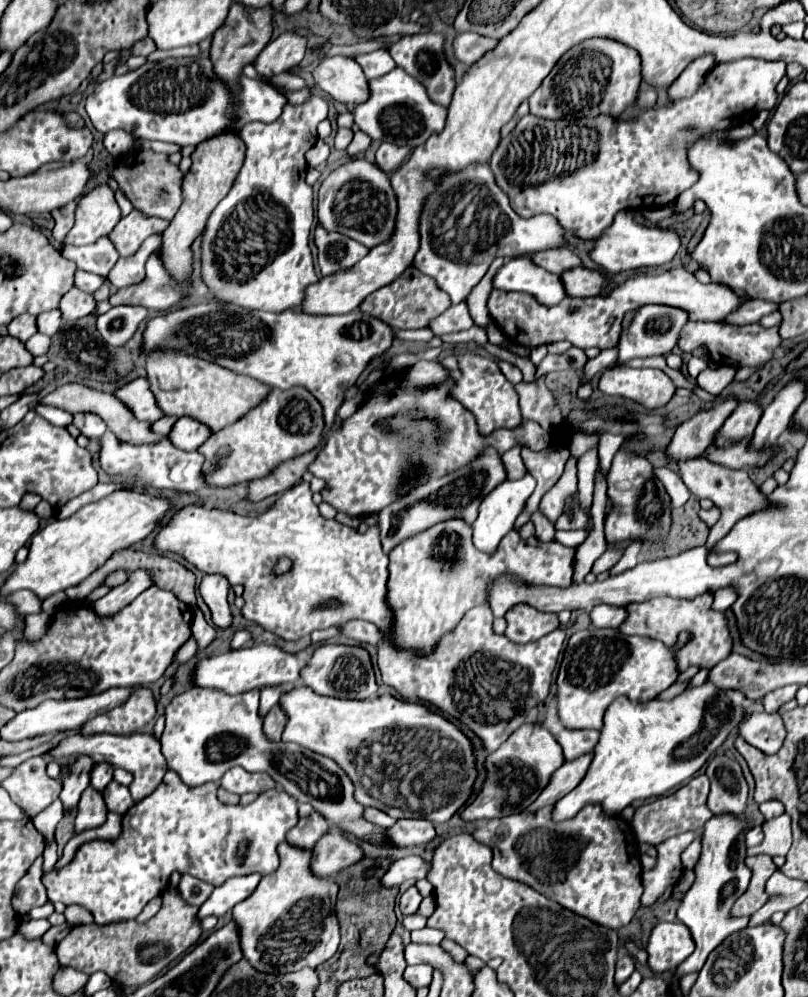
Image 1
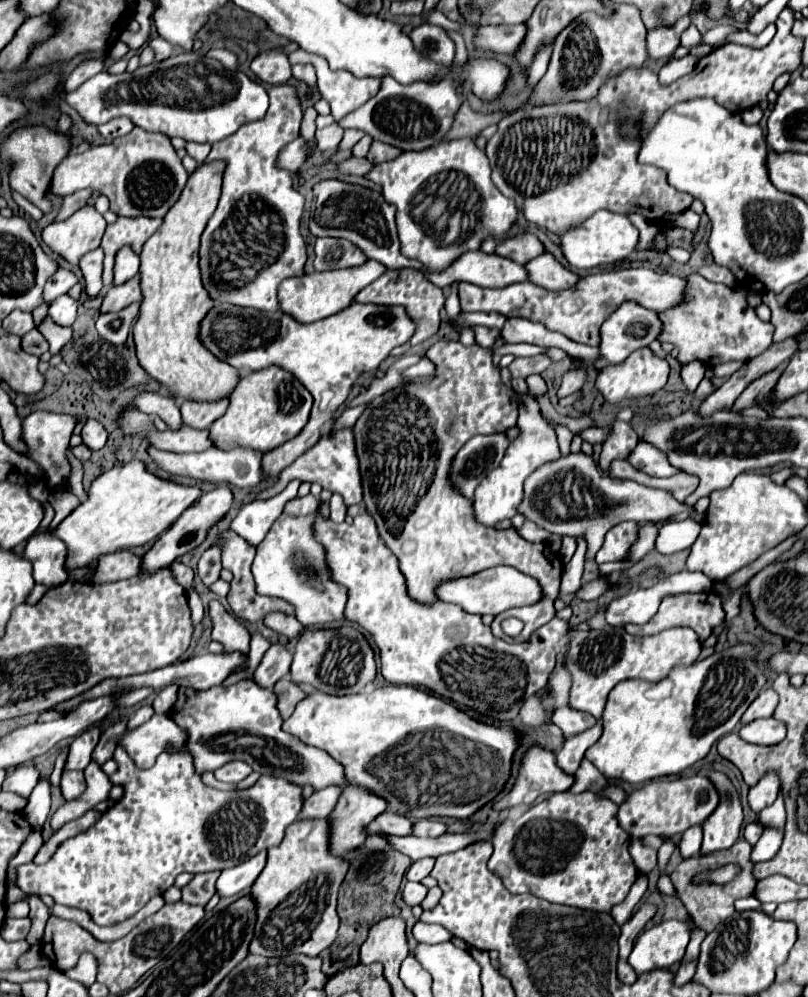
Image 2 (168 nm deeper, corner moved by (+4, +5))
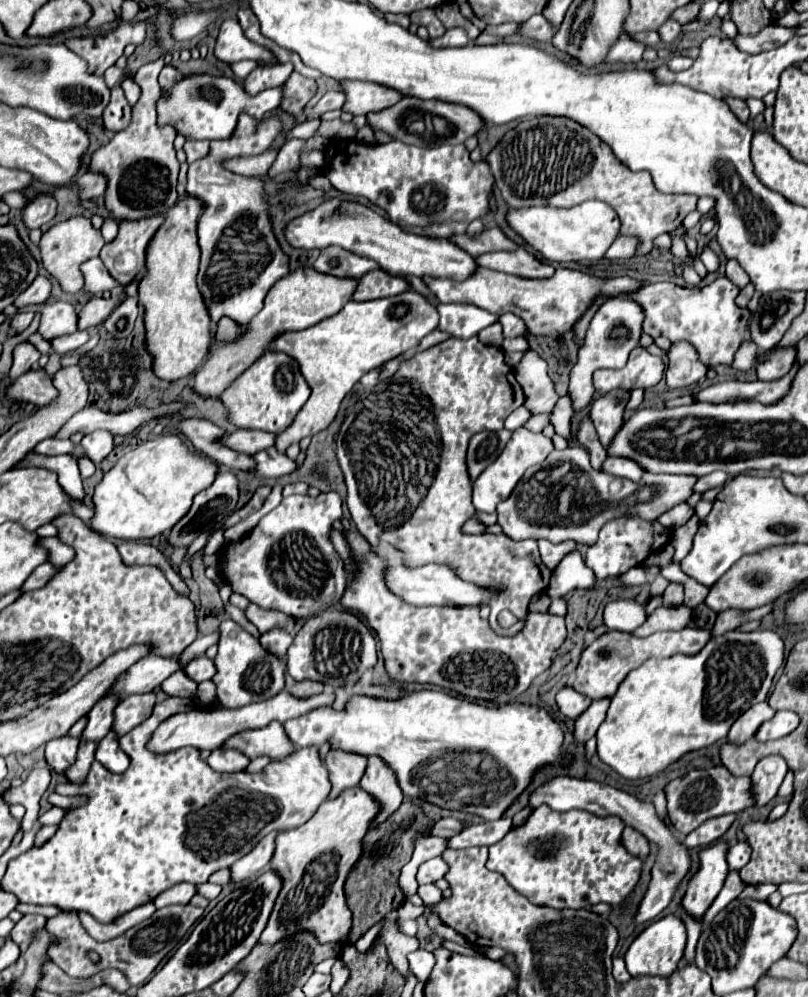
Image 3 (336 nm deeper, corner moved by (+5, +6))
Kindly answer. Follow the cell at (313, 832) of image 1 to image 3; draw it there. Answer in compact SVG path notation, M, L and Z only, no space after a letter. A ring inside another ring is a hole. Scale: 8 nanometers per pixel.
M330 750L326 756L326 768L328 768L328 780L330 780L330 794L328 798L332 800L338 796L338 792L344 792L346 788L358 786L364 768L366 768L366 758L342 750Z

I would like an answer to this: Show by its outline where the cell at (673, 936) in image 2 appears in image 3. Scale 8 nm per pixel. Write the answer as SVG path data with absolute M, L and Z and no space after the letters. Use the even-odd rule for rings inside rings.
M674 914L660 918L658 922L652 922L628 948L628 952L624 954L626 960L626 968L630 972L630 976L644 976L644 974L652 974L652 976L668 976L676 970L678 960L682 958L684 952L684 944L686 944L686 928L682 924L682 920Z

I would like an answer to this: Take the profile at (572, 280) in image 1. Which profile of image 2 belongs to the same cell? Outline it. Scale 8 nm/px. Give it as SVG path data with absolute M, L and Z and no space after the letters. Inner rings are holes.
M543 253L535 259L531 259L525 265L525 269L527 269L531 283L535 283L543 289L549 289L549 291L569 289L577 281L577 275L571 273L569 269L565 269L551 253Z

